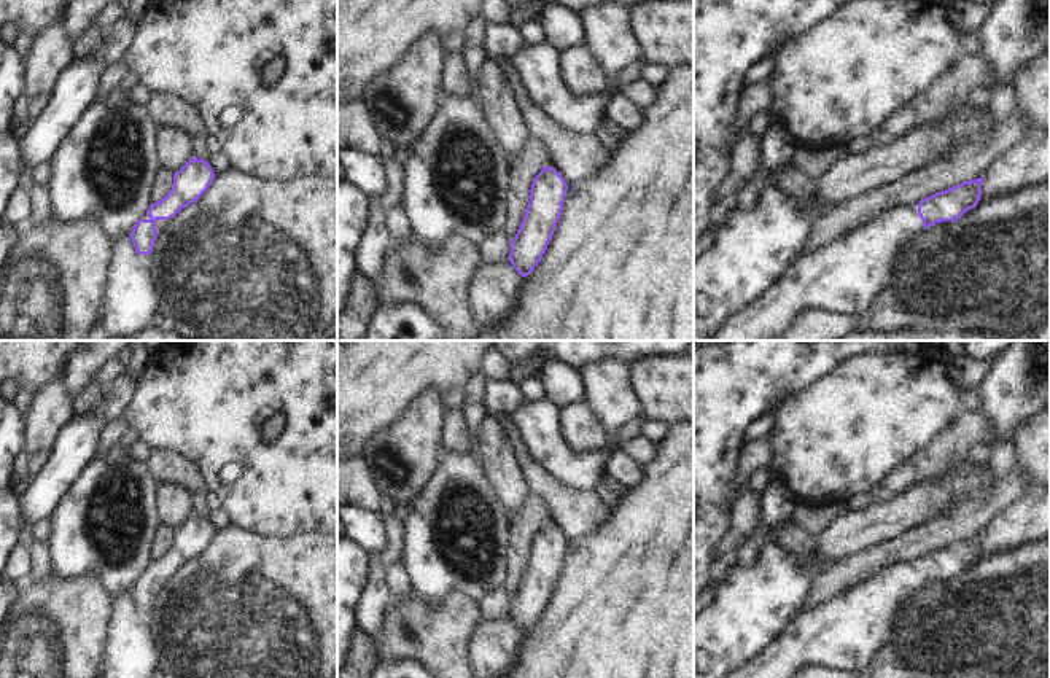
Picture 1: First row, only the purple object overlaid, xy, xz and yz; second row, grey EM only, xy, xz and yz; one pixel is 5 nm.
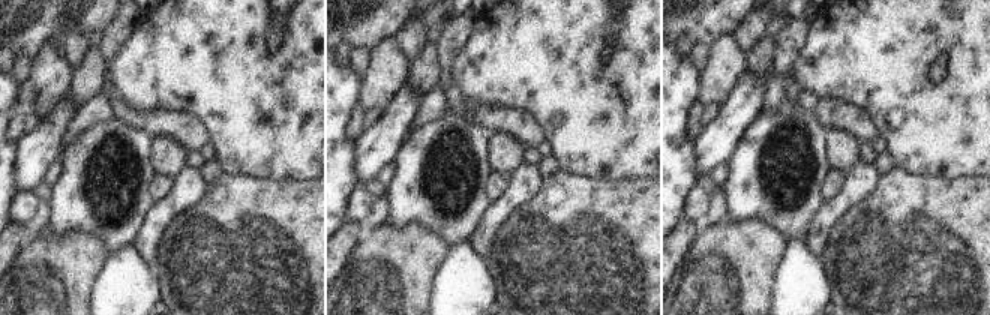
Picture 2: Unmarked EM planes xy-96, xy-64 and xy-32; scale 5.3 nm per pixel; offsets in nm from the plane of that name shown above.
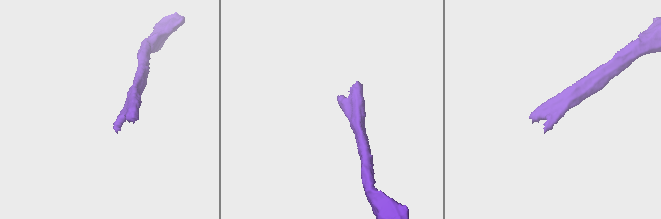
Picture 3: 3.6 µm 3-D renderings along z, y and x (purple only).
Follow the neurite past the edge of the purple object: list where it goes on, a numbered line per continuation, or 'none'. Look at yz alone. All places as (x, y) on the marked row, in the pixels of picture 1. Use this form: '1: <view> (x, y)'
1: yz (847, 276).

